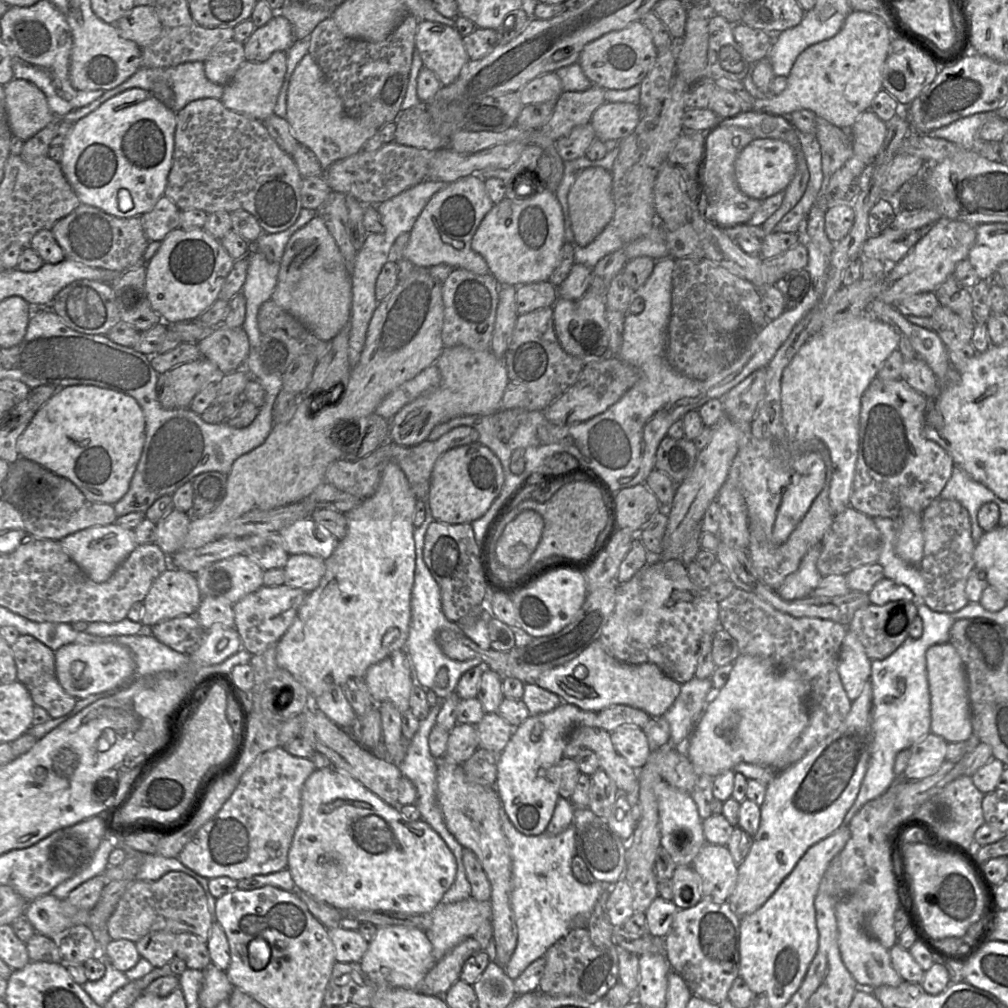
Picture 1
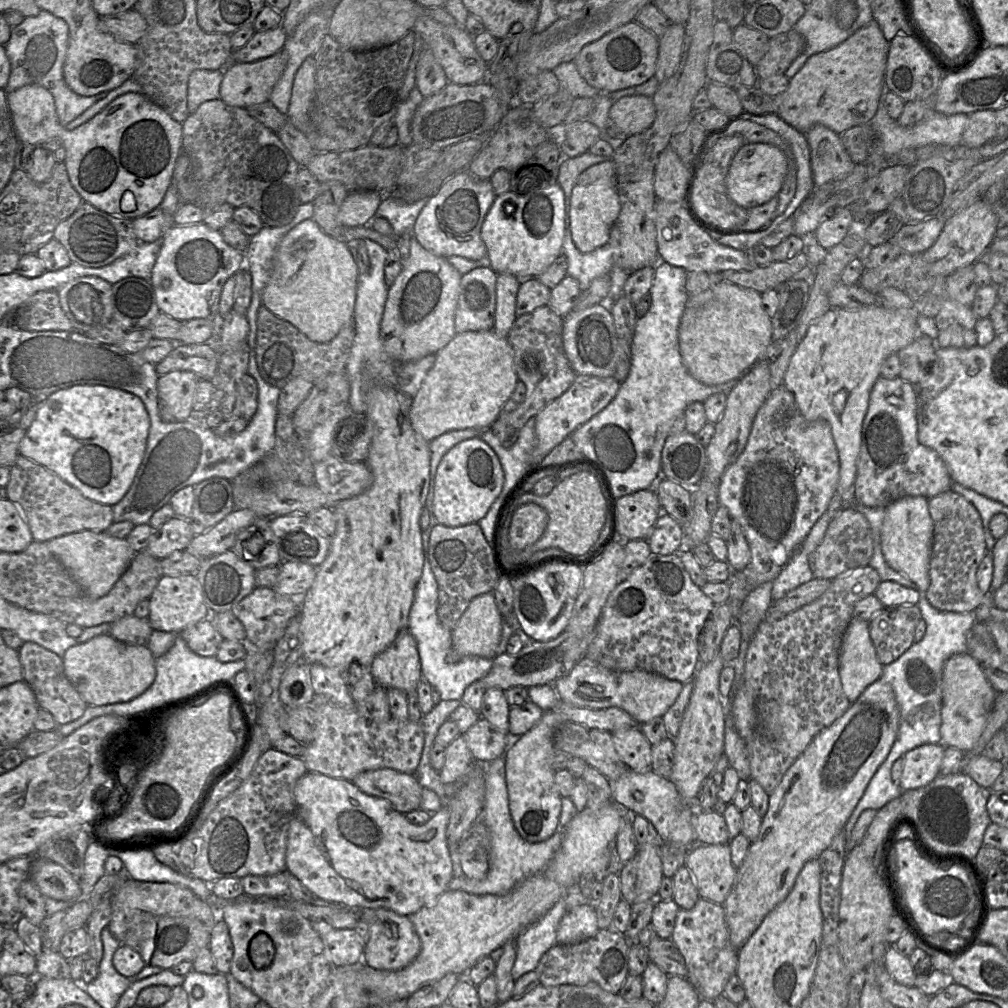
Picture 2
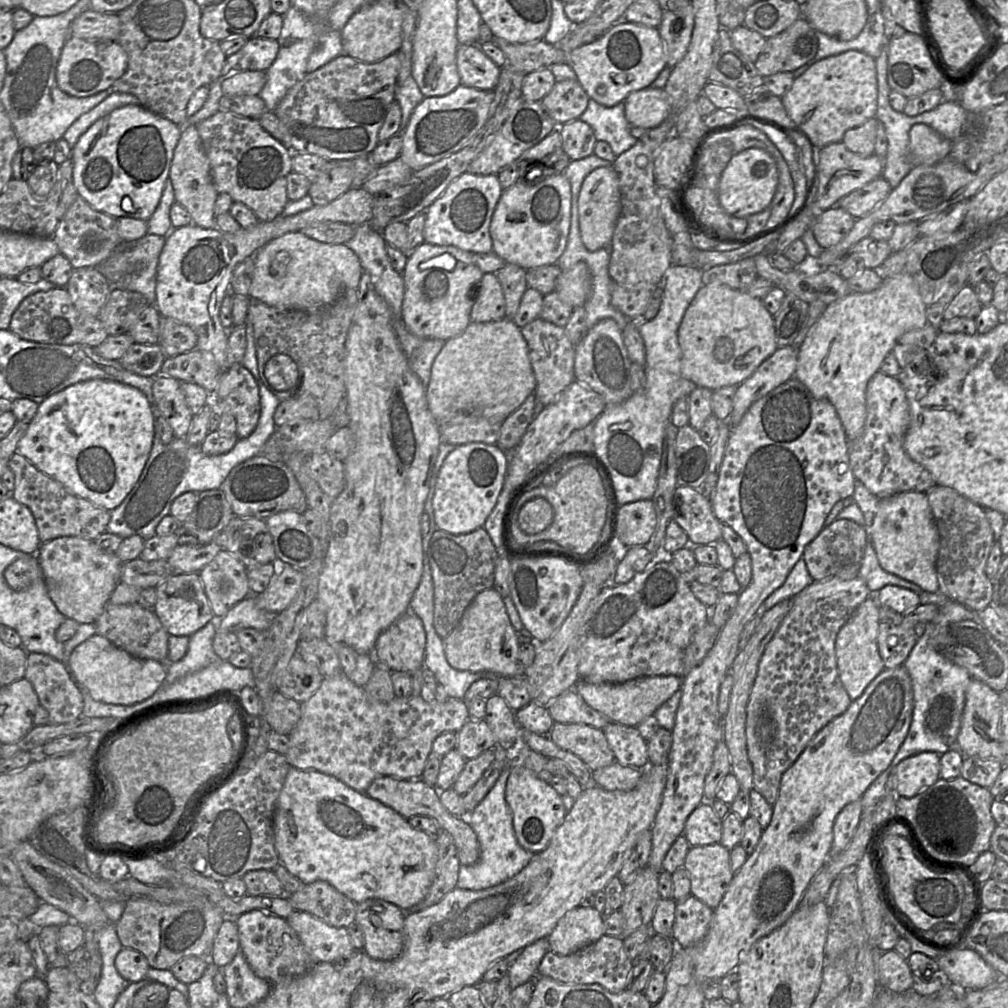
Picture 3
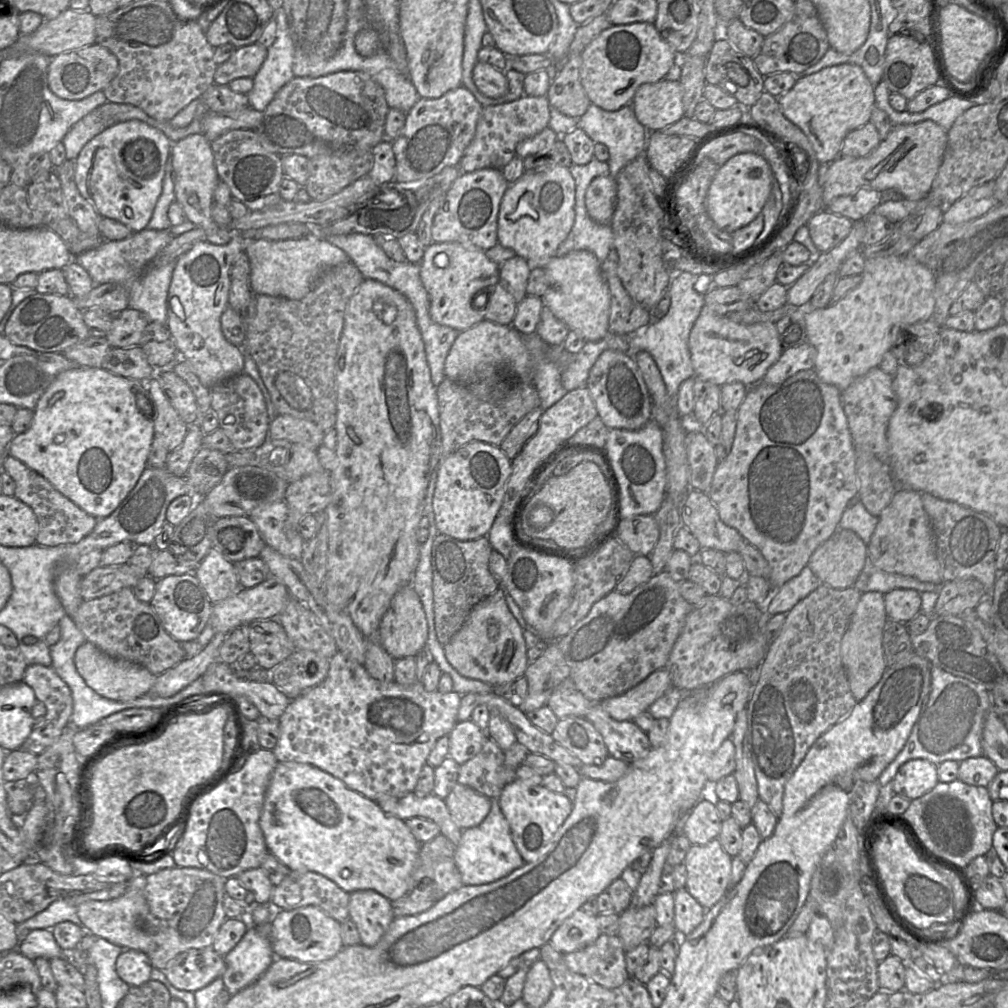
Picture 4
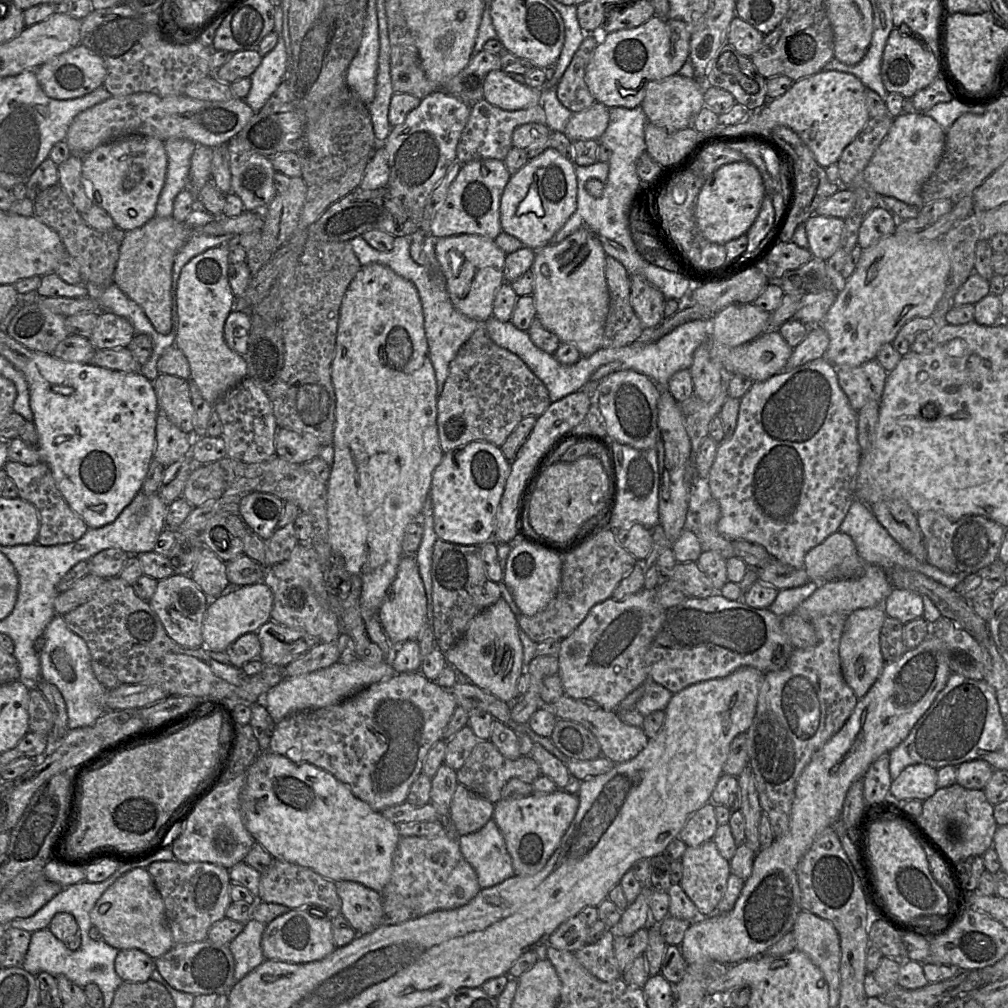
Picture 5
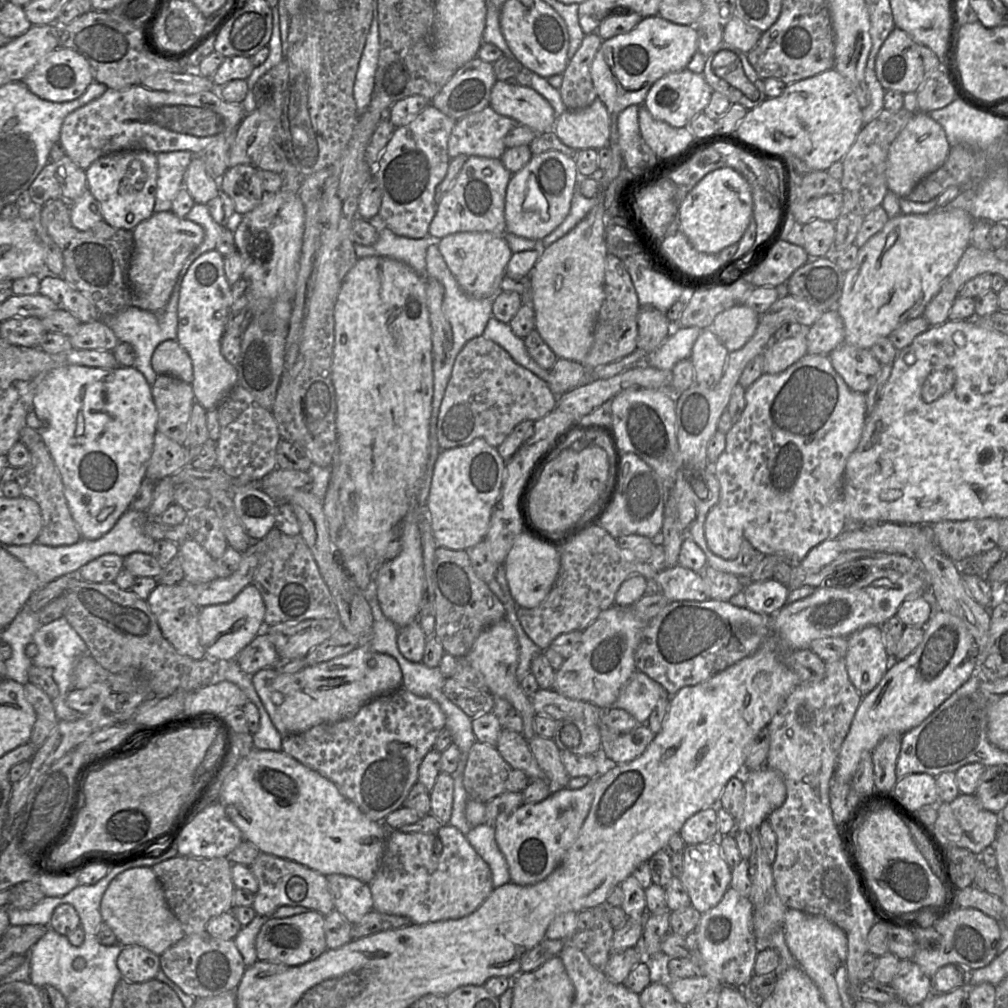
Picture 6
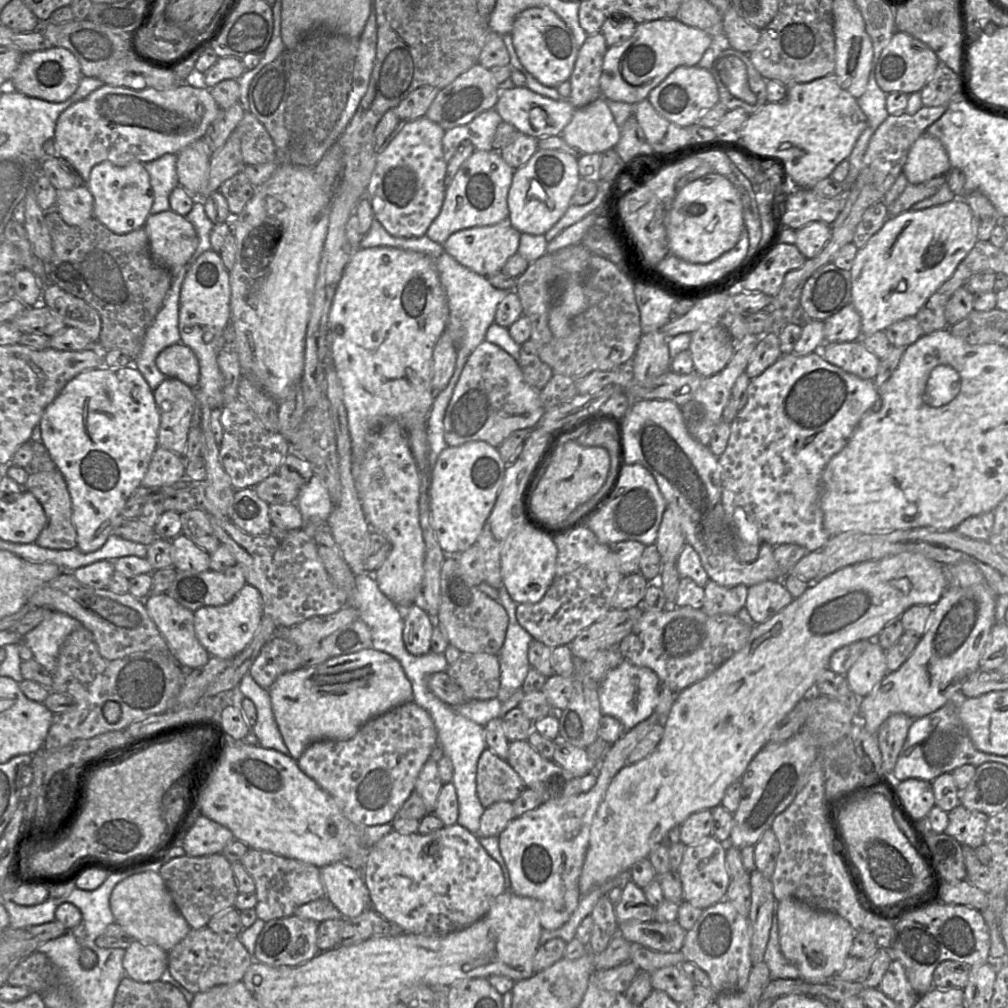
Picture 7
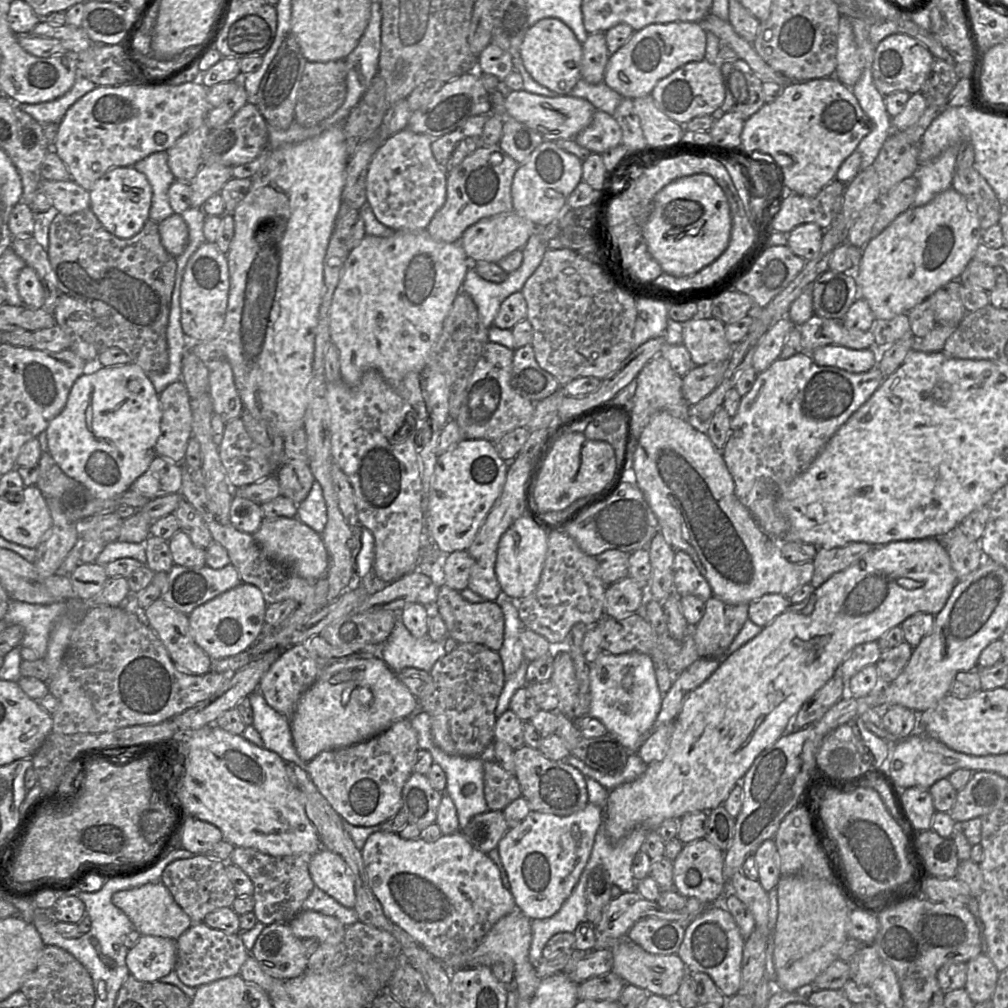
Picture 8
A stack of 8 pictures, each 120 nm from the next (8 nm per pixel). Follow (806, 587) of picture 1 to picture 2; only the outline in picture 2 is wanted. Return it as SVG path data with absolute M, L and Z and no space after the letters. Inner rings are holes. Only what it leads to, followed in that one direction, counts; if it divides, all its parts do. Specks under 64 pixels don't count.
M826 511L823 513L778 577L772 582L771 598L773 601L783 598L788 592L814 578L809 566L809 555L821 543L833 517L829 516Z

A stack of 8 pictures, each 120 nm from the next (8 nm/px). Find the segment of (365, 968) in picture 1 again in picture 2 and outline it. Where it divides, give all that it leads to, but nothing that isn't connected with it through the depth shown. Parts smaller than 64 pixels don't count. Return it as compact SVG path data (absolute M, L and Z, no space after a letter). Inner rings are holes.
M386 908L352 909L358 910L360 921L369 927L369 940L365 944L362 960L371 968L381 971L398 971L408 966L419 954L421 941L409 916L400 915Z

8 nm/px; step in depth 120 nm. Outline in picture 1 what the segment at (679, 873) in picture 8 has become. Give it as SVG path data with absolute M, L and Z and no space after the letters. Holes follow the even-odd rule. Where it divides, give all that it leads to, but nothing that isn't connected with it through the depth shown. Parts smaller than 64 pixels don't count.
M705 843L692 862L701 879L703 898L728 901L736 886L738 865L726 845Z

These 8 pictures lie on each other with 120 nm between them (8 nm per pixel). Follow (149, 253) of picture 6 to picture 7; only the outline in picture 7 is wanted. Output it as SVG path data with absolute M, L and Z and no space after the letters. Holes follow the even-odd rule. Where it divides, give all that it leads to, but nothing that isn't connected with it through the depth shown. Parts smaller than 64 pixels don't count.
M167 210L149 215L144 229L153 263L168 269L173 280L199 244L194 226L185 216Z

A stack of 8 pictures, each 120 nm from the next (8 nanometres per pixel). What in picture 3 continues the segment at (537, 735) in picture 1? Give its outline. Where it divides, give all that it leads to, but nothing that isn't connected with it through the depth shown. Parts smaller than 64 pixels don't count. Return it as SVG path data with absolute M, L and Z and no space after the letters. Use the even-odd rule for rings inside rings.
M513 764L506 784L505 798L513 814L513 826L519 844L532 853L544 850L566 817L562 796L529 768Z

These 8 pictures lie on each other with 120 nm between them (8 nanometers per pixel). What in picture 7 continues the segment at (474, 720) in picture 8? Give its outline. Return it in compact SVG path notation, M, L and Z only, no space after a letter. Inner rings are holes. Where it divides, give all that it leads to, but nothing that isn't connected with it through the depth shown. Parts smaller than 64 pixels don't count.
M461 652L460 657L454 663L448 665L445 672L462 688L468 701L482 701L497 697L501 679L498 655Z

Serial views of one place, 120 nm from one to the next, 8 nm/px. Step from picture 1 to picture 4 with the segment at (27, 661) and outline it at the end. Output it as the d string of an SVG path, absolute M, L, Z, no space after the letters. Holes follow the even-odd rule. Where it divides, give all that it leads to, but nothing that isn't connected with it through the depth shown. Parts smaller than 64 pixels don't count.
M40 664L27 666L23 681L33 689L36 699L45 705L47 711L44 721L33 728L21 747L39 755L51 746L60 737L65 728L70 725L73 712L72 693L69 686L60 678L52 666L46 667Z

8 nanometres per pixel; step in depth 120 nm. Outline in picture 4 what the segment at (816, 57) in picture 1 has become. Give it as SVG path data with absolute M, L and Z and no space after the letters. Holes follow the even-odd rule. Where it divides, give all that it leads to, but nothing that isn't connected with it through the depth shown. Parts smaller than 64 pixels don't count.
M843 63L825 67L807 76L797 76L795 85L779 96L778 102L786 118L808 137L820 164L831 163L841 155L842 144L848 133L870 121L875 105L875 87L859 65Z

